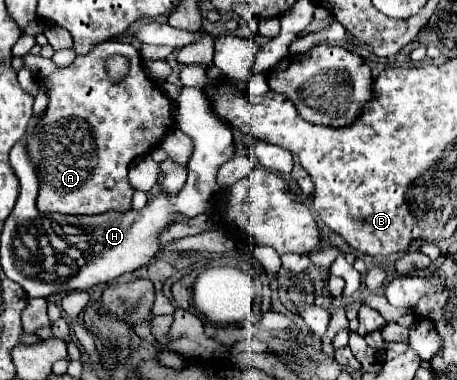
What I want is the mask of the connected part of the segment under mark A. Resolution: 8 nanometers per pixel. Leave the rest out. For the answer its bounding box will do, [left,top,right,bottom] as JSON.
[23,41,175,215]

